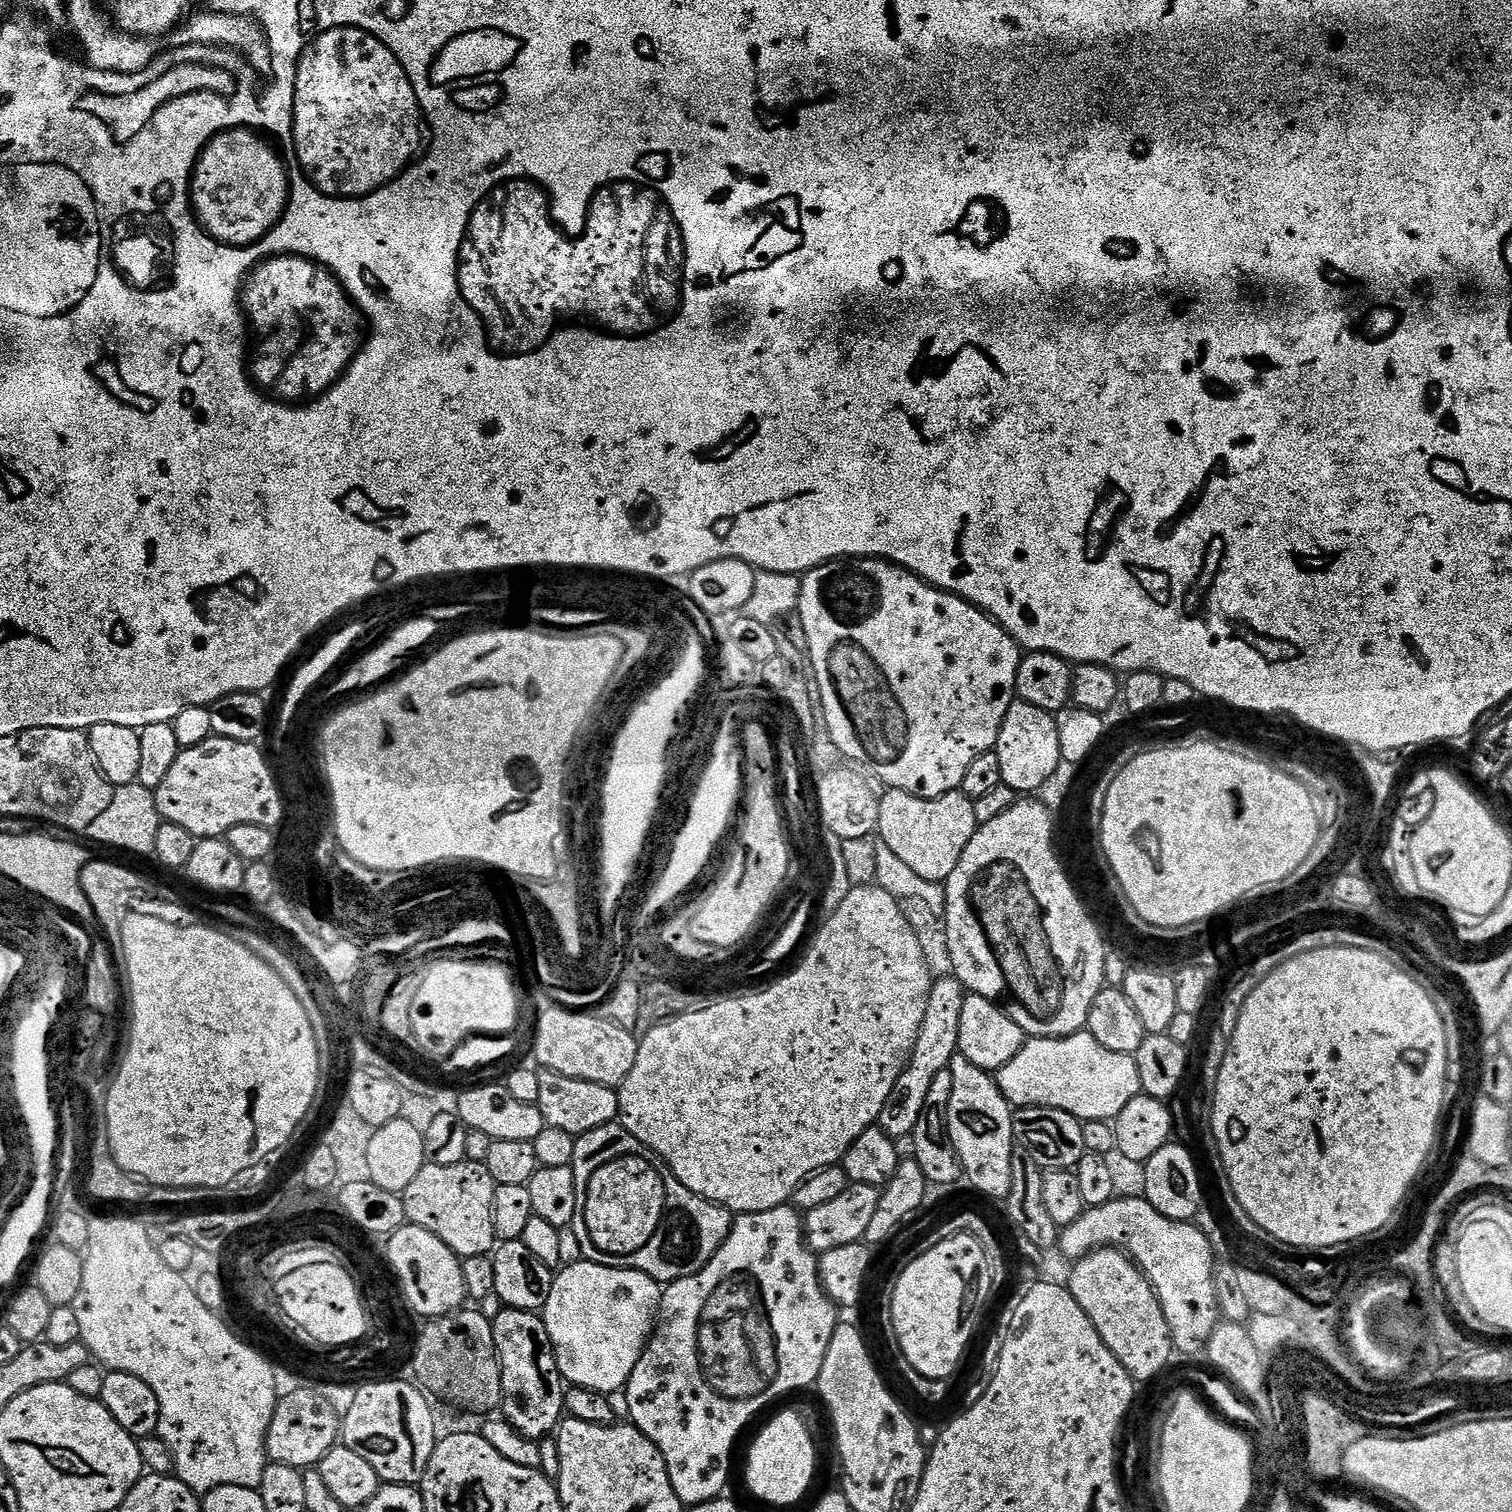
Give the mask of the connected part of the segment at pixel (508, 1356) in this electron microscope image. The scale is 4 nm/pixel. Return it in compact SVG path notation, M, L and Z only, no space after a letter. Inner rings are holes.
M501 1307L499 1311L491 1317L491 1322L502 1370L502 1416L526 1438L540 1442L551 1437L562 1423L566 1381L556 1361L543 1315L517 1308Z

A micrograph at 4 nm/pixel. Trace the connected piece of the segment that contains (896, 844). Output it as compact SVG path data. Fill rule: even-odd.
M888 788L879 802L876 826L879 839L902 858L918 878L936 884L947 882L950 874L954 874L954 866L958 866L958 858L962 858L962 850L966 850L978 827L973 800L960 790L927 800L897 788Z

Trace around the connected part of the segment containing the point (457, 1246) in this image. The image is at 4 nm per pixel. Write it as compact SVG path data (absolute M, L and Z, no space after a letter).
M466 1158L454 1166L428 1162L406 1186L404 1209L407 1223L430 1230L434 1238L446 1242L455 1256L486 1256L497 1247L494 1230L494 1190L496 1179L479 1159Z

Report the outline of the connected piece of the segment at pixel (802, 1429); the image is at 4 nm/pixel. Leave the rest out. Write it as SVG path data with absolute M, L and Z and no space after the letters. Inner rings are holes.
M780 1412L760 1433L756 1436L756 1441L752 1444L752 1449L748 1452L748 1488L760 1500L765 1500L768 1504L777 1504L784 1508L787 1504L796 1504L808 1492L808 1487L812 1484L812 1479L816 1476L816 1444L812 1441L812 1436L808 1433L808 1428L804 1425L804 1420L800 1416L795 1416L792 1412Z

